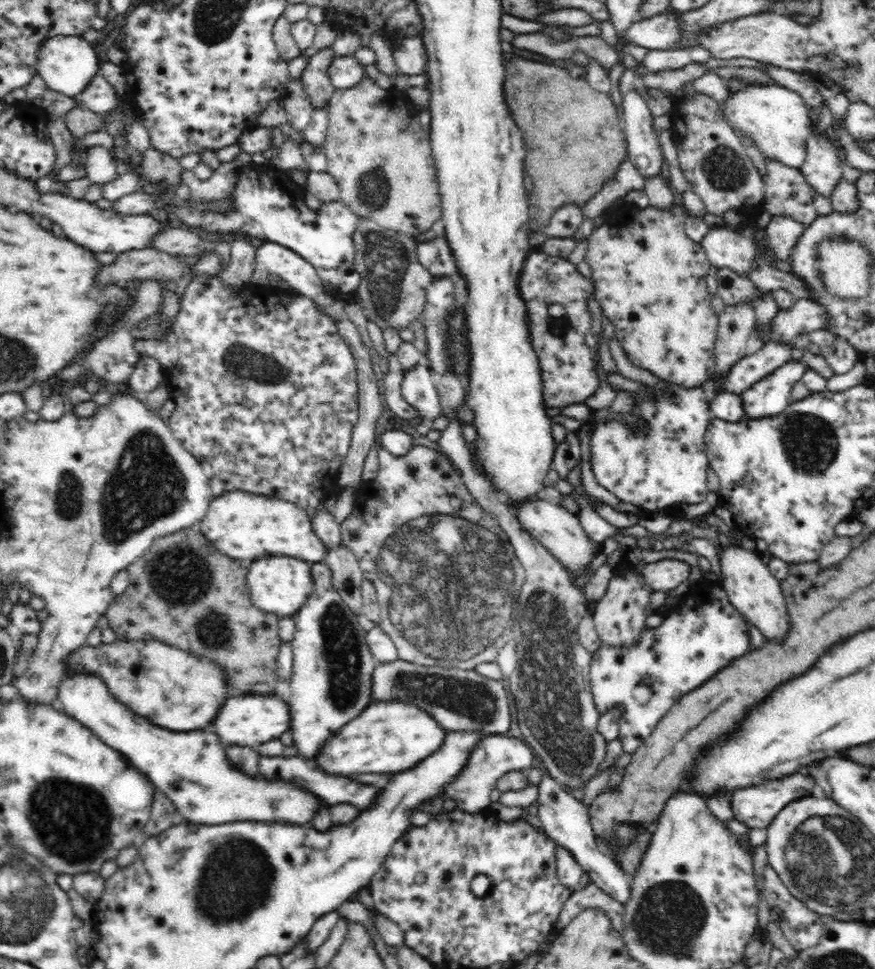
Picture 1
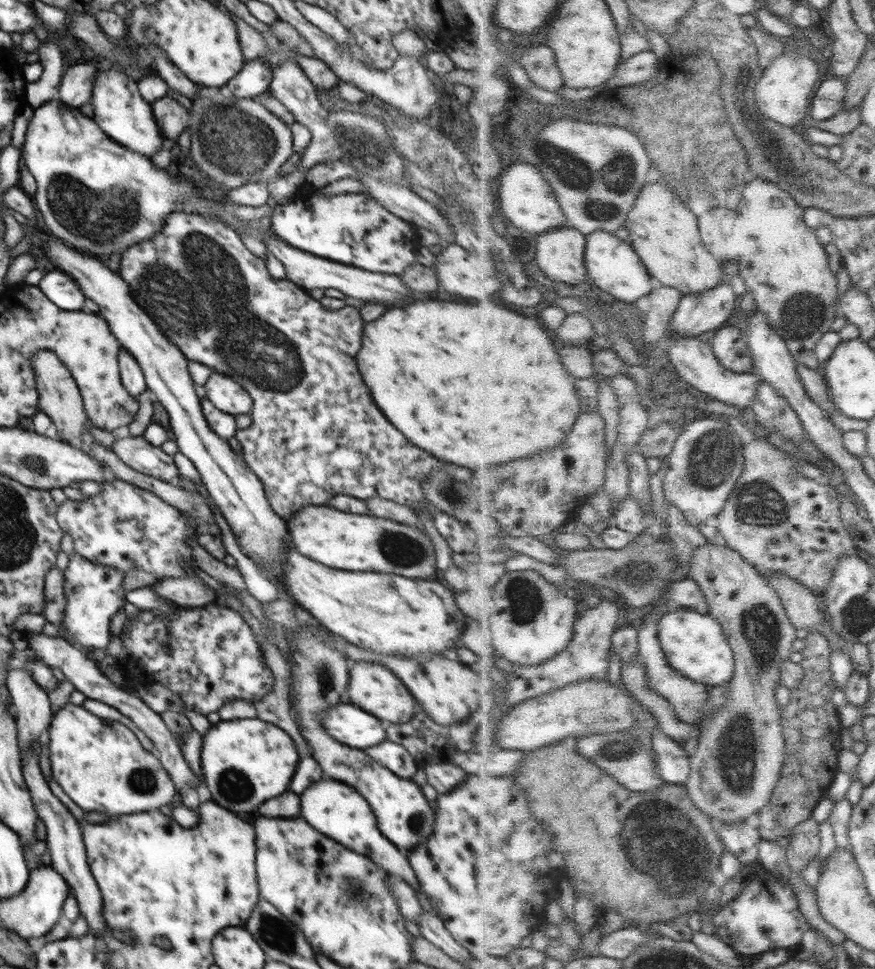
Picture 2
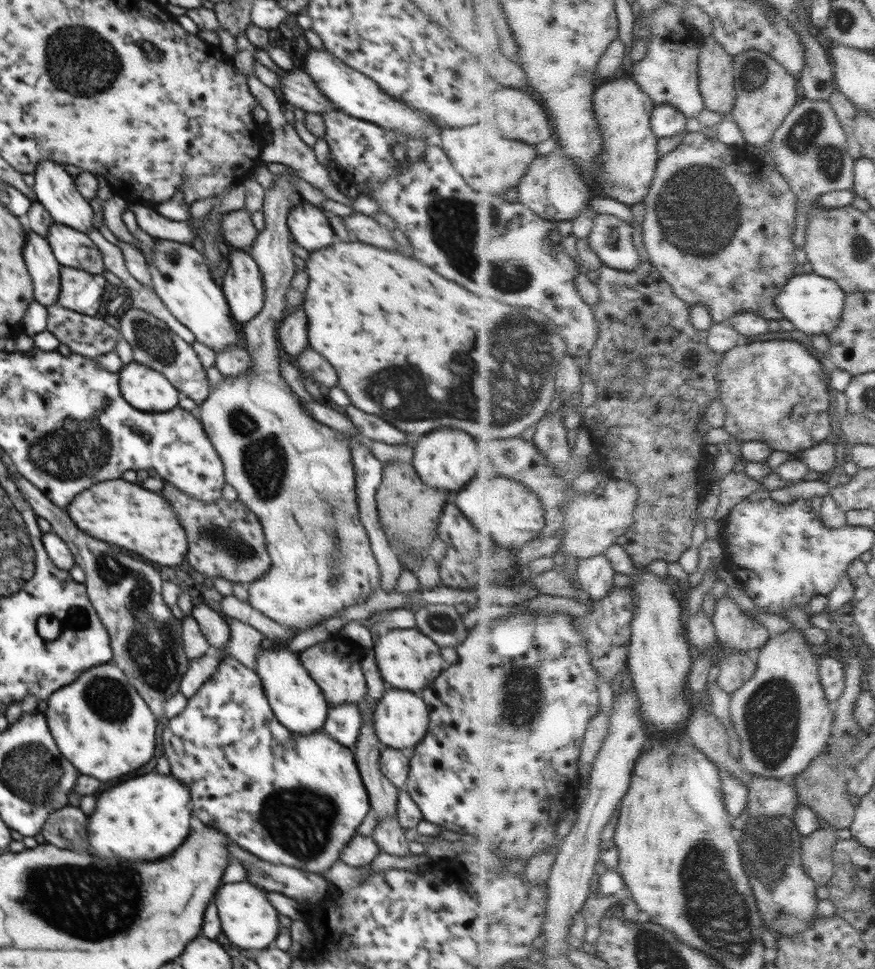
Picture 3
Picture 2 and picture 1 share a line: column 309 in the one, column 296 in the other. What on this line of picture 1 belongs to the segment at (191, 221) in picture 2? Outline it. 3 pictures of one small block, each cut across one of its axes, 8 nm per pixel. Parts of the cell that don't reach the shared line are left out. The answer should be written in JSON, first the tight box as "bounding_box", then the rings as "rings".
{"bounding_box":[134,274,359,516],"rings":[[[216,274],[193,277],[188,282],[181,297],[180,310],[173,318],[171,326],[172,328],[166,332],[162,340],[136,340],[134,349],[138,357],[150,356],[162,366],[170,399],[176,405],[168,418],[168,426],[173,435],[184,444],[183,447],[200,462],[206,477],[209,478],[212,494],[220,496],[224,492],[239,490],[274,497],[290,501],[305,510],[308,516],[314,516],[328,498],[329,495],[326,493],[328,488],[337,480],[345,454],[350,448],[352,429],[359,417],[357,365],[350,348],[340,337],[335,320],[324,313],[310,297],[268,285],[263,279],[253,279],[248,286],[230,291]]]}

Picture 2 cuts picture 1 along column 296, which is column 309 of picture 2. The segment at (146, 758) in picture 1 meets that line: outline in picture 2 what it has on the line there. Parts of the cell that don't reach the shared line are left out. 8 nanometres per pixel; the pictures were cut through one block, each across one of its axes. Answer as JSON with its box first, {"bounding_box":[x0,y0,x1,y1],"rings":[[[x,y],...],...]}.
{"bounding_box":[300,780,421,893],"rings":[[[322,780],[312,784],[310,788],[306,788],[306,792],[300,796],[302,798],[302,818],[318,832],[330,836],[332,840],[336,840],[339,844],[350,850],[369,857],[374,864],[381,866],[390,876],[405,881],[415,893],[421,892],[420,883],[414,874],[414,870],[410,866],[409,860],[404,858],[398,851],[398,848],[387,840],[378,826],[376,826],[376,818],[368,806],[368,802],[350,786],[336,782],[336,780]]]}

